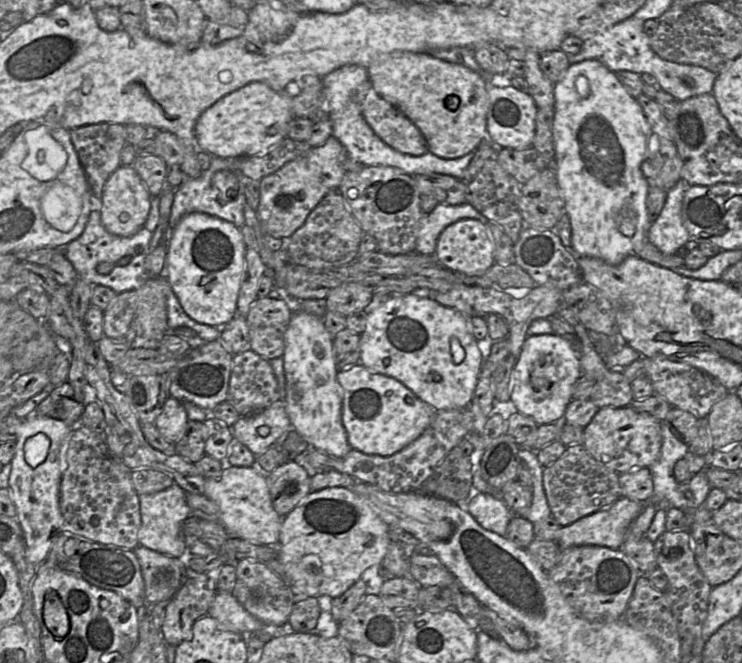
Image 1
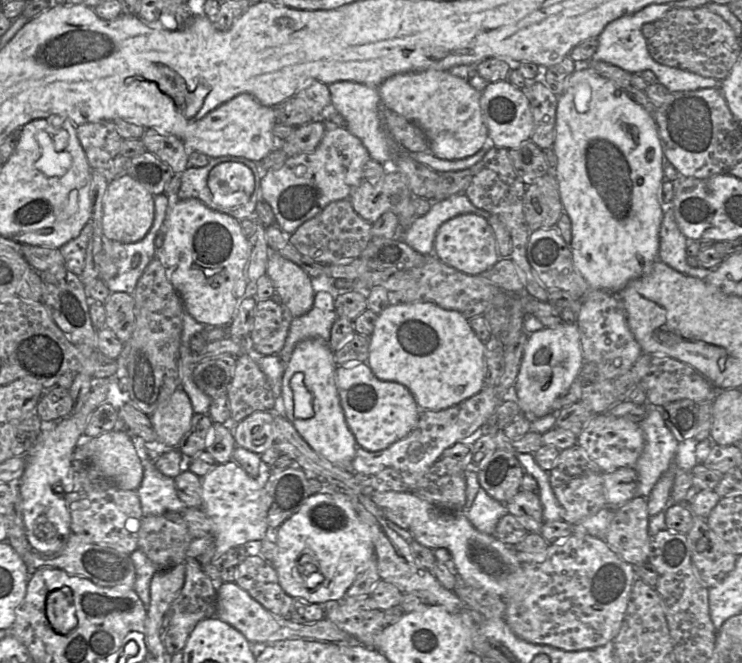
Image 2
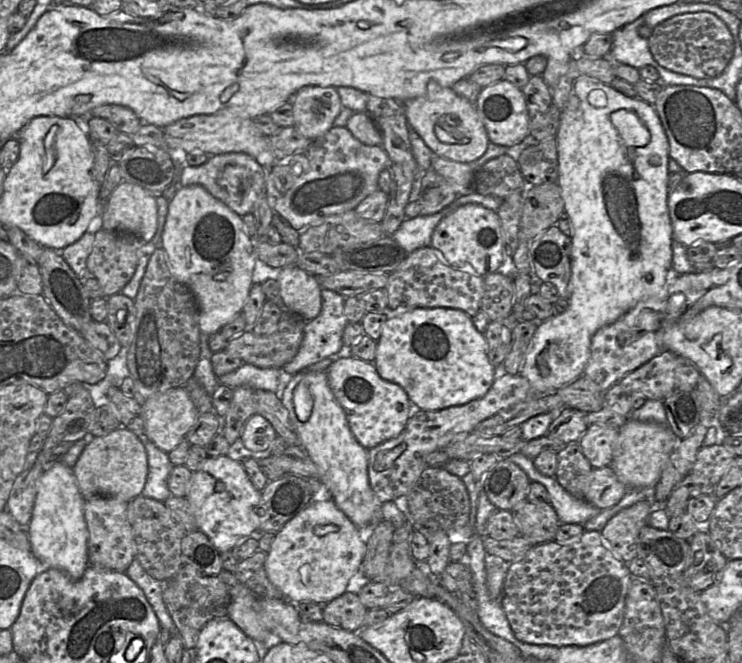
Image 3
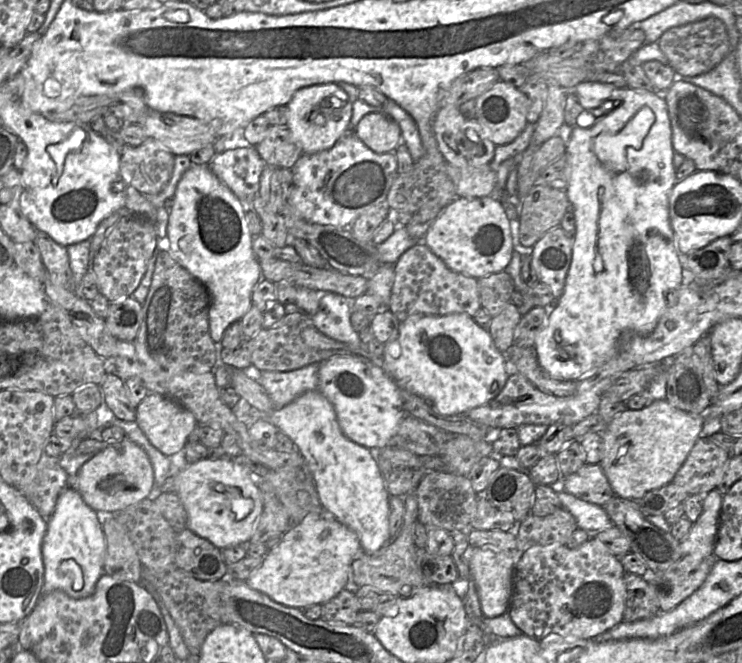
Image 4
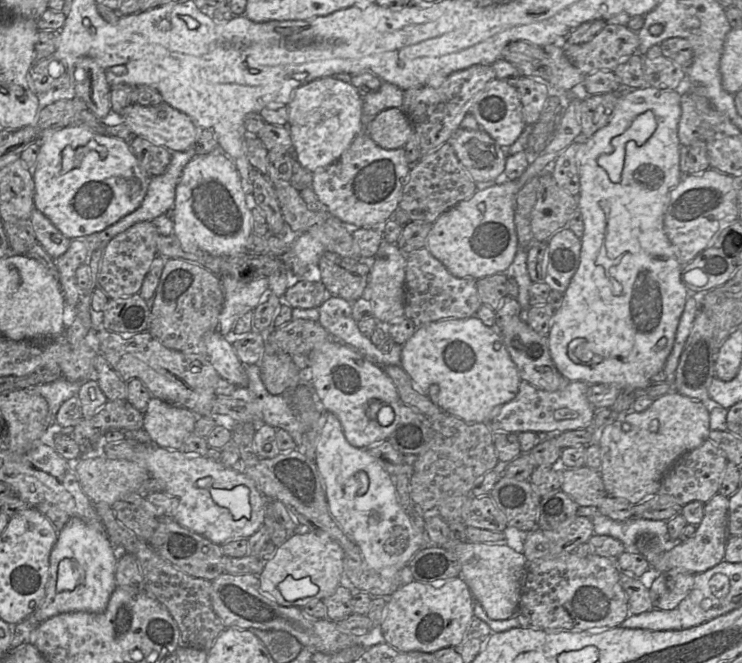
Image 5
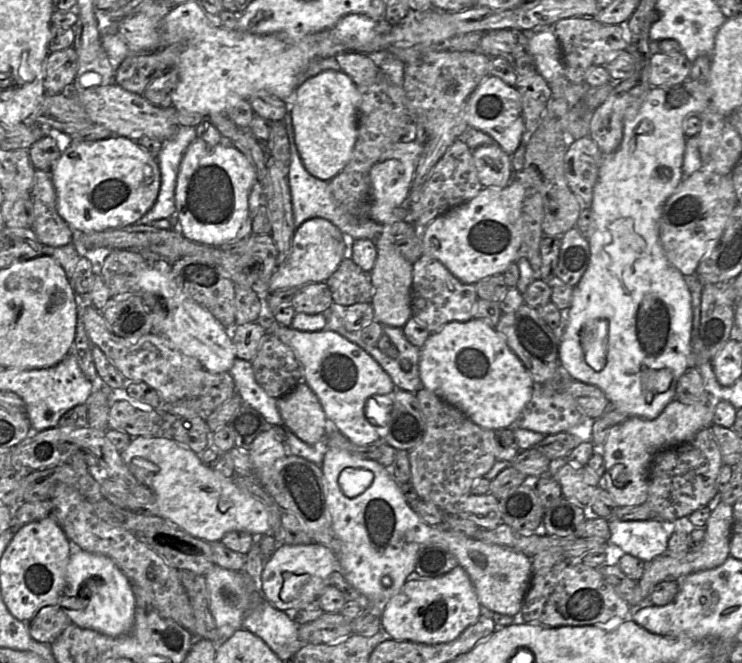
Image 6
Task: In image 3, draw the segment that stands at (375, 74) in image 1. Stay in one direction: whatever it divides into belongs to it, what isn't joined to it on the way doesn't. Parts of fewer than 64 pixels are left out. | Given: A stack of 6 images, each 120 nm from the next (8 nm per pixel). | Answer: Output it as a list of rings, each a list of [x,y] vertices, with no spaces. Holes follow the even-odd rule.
[[[431,80],[423,96],[403,102],[403,106],[410,129],[418,133],[433,154],[456,162],[470,163],[486,152],[489,138],[476,105],[455,93],[452,87],[443,87]],[[441,129],[453,136],[453,143],[439,139],[437,131]]]

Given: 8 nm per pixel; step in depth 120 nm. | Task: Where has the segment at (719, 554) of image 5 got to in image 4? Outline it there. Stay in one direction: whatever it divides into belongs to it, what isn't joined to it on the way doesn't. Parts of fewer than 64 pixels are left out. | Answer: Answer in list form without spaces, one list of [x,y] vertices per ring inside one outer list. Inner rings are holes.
[[[712,490],[704,496],[703,511],[687,535],[680,542],[681,555],[693,558],[714,556],[723,495]]]

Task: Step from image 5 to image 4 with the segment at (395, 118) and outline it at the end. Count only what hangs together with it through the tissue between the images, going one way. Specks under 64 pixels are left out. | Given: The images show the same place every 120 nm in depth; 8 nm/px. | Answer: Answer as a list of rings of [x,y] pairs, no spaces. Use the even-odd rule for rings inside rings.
[[[383,112],[364,115],[355,132],[376,153],[394,152],[402,140],[399,124]]]

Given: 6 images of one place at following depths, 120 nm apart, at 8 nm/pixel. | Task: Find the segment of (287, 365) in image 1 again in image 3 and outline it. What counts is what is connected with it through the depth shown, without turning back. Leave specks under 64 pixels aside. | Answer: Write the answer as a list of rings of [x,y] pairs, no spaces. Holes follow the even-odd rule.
[[[303,370],[294,374],[286,385],[280,400],[288,411],[291,423],[299,437],[300,445],[307,451],[320,471],[320,482],[327,487],[331,494],[331,499],[337,508],[367,538],[367,533],[370,536],[375,526],[383,520],[381,511],[382,503],[379,502],[369,484],[367,450],[353,436],[345,411],[330,388],[327,372]]]

